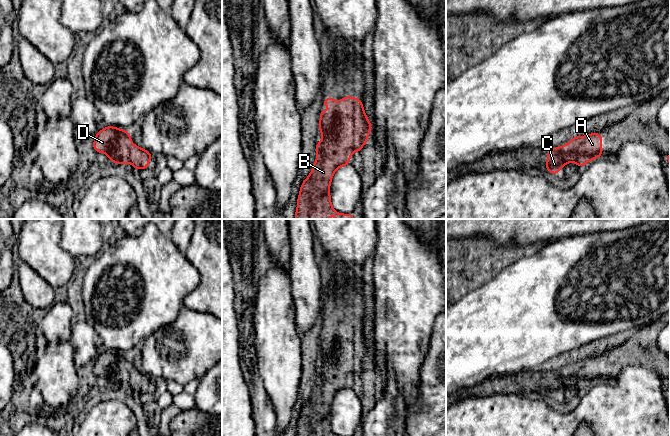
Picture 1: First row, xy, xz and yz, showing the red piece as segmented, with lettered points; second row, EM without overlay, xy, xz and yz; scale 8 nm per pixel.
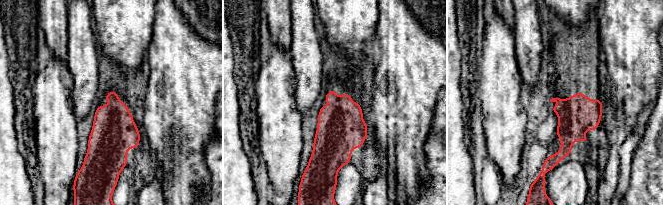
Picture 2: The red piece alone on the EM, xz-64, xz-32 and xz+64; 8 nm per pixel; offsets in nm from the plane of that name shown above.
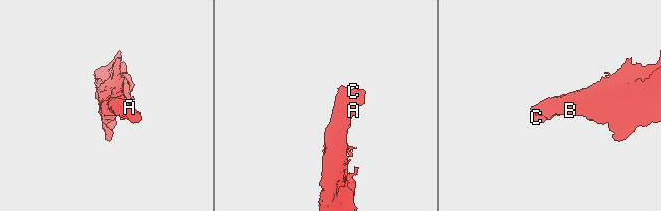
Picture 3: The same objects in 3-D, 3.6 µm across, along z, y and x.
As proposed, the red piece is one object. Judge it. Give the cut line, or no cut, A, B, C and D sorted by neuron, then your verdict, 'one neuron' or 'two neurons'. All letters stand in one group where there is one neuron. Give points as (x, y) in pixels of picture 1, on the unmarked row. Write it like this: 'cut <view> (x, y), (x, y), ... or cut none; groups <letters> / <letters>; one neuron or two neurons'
cut none; groups A B C D; one neuron

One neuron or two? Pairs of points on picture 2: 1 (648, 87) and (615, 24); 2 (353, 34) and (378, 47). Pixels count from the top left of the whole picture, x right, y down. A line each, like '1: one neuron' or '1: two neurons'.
1: one neuron
2: two neurons

